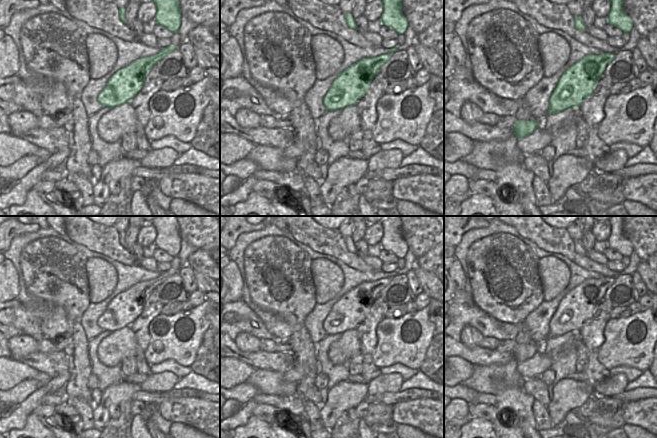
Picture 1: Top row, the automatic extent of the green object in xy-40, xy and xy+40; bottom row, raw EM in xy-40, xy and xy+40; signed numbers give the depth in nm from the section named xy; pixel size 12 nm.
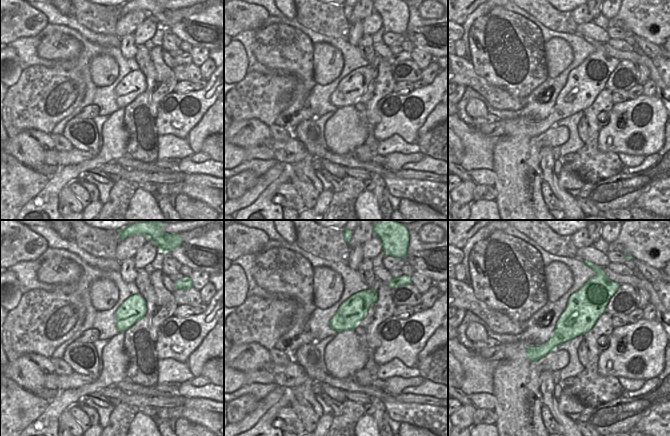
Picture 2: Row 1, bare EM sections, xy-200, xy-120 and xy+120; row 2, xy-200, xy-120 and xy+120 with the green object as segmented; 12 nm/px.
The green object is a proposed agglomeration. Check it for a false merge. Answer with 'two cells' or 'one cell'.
one cell

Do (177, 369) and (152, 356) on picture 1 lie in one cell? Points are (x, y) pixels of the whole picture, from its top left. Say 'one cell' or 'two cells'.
two cells

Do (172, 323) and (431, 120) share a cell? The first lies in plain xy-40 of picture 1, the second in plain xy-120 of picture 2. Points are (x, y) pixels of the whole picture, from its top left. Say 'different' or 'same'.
different

